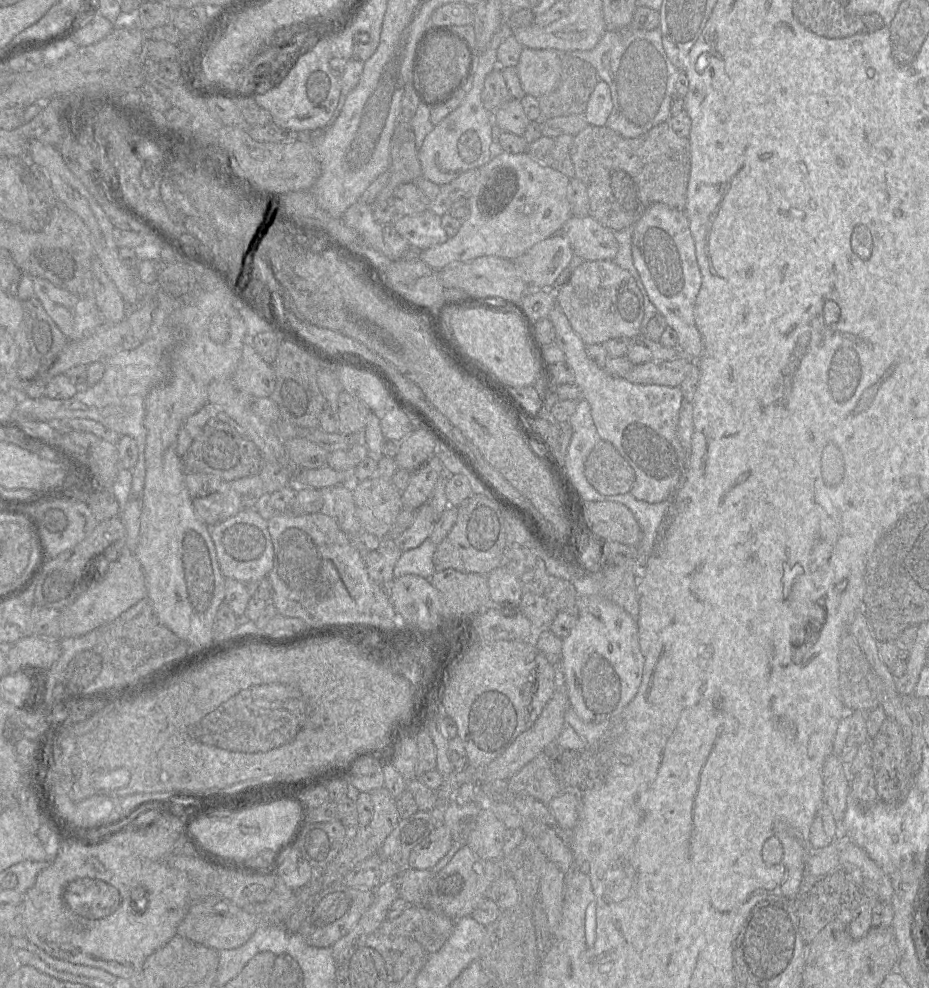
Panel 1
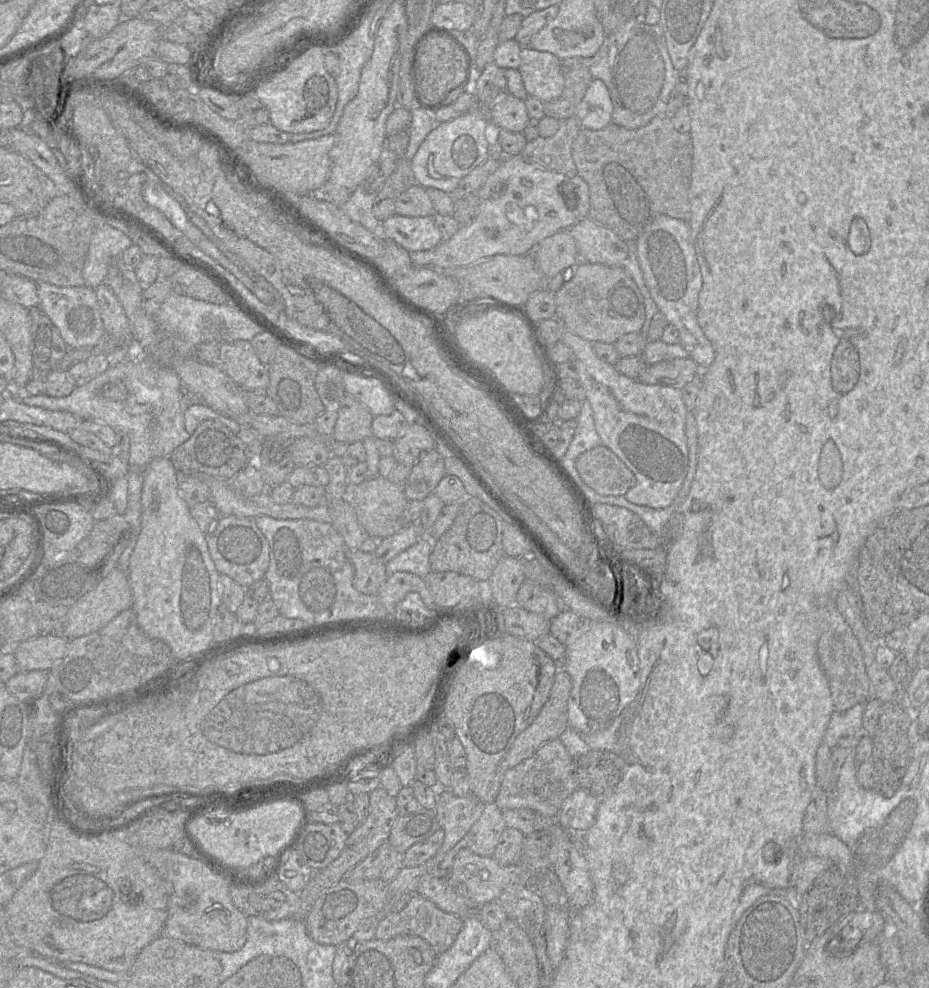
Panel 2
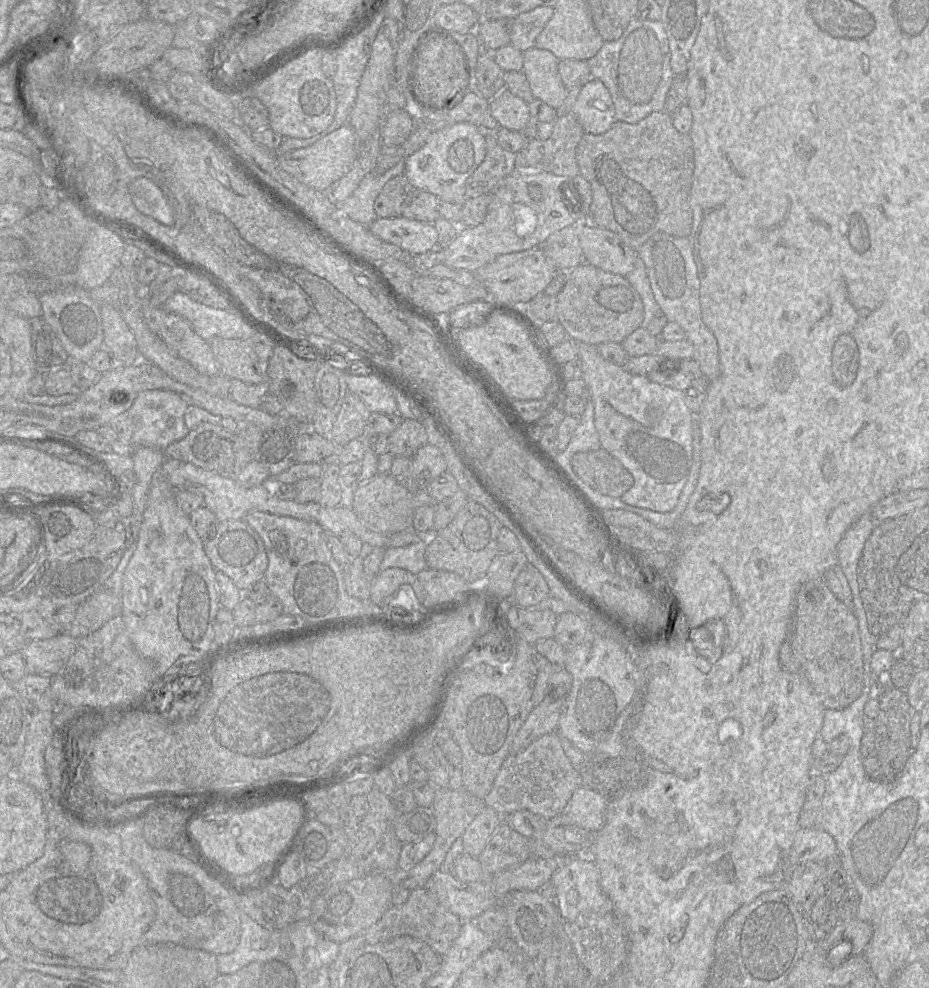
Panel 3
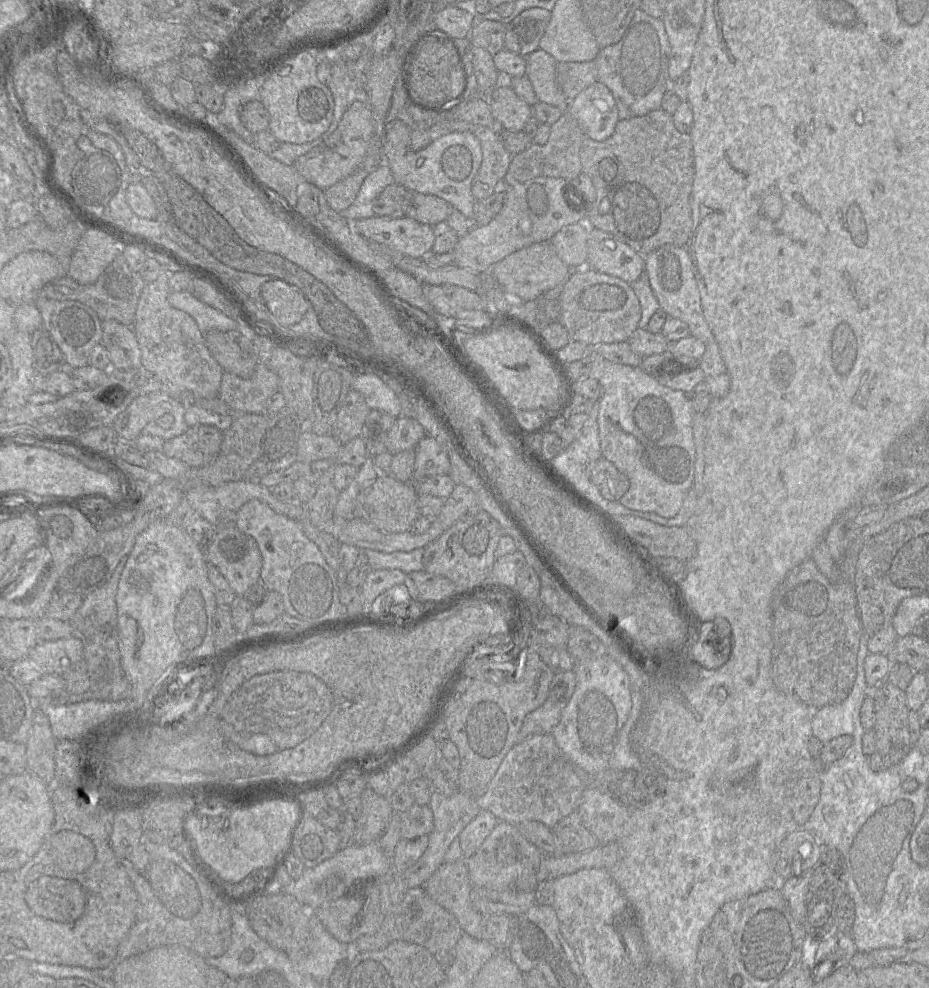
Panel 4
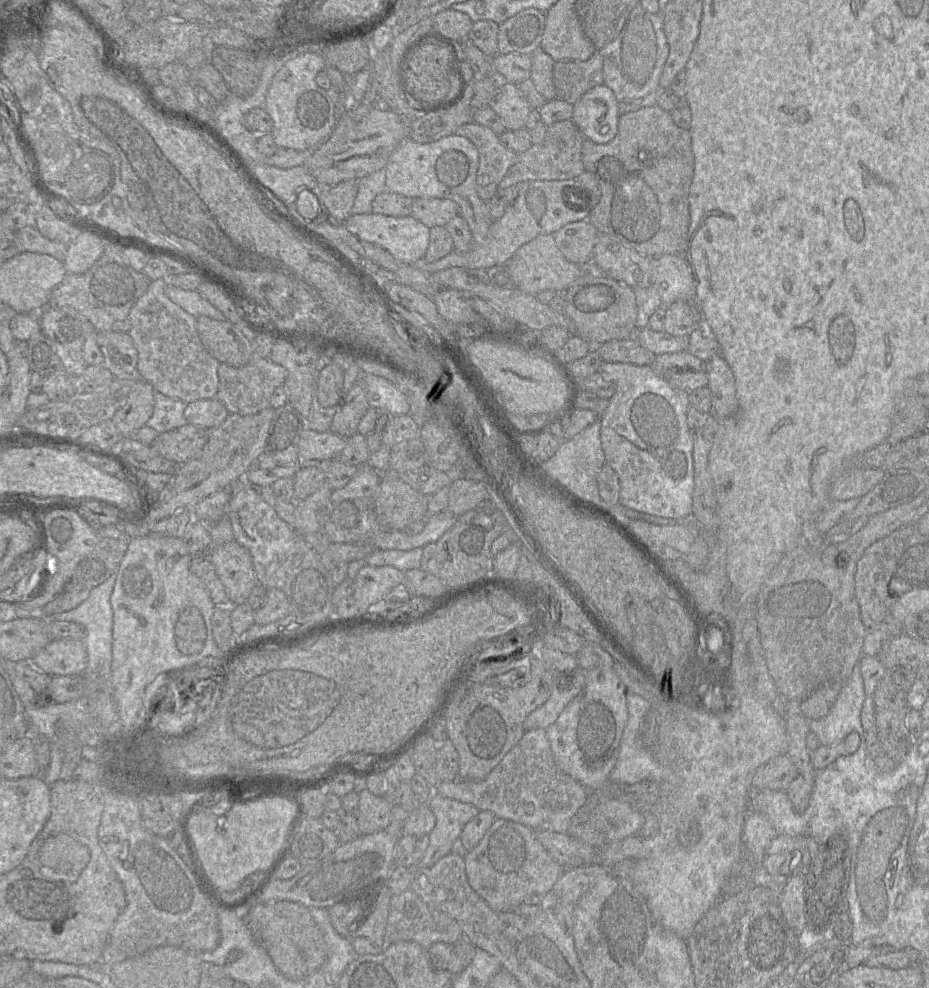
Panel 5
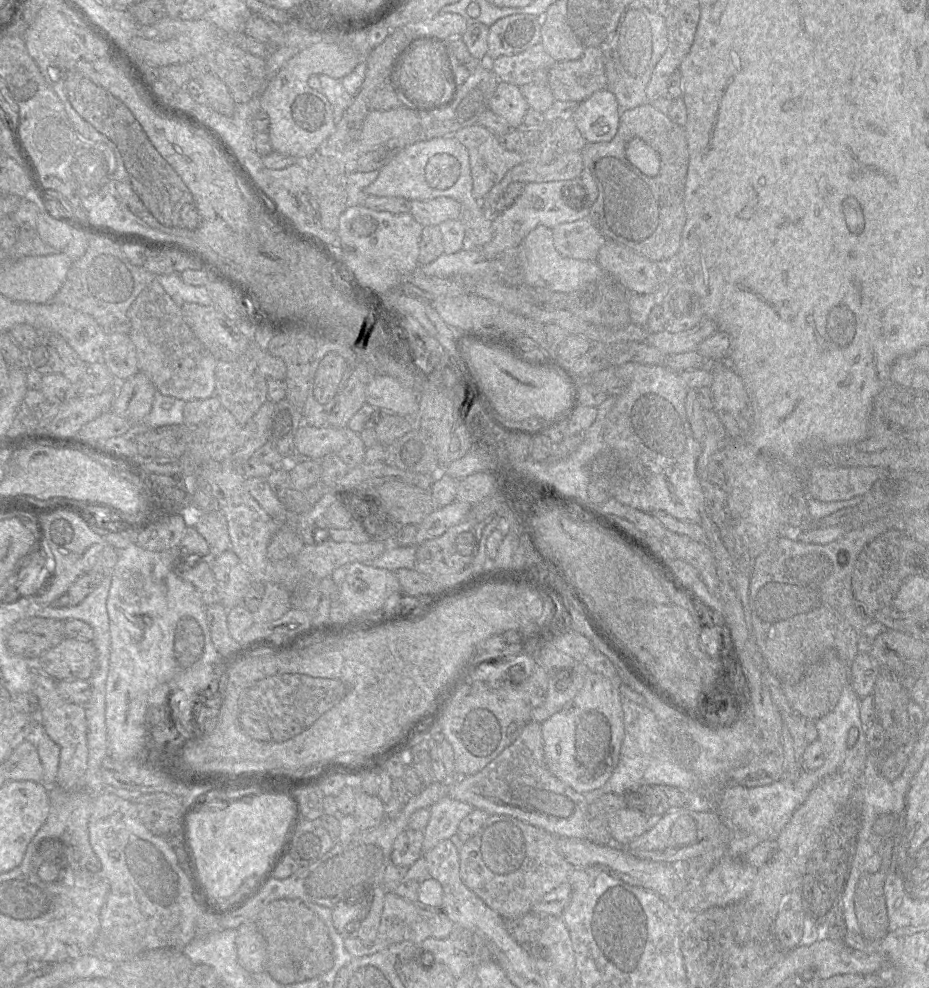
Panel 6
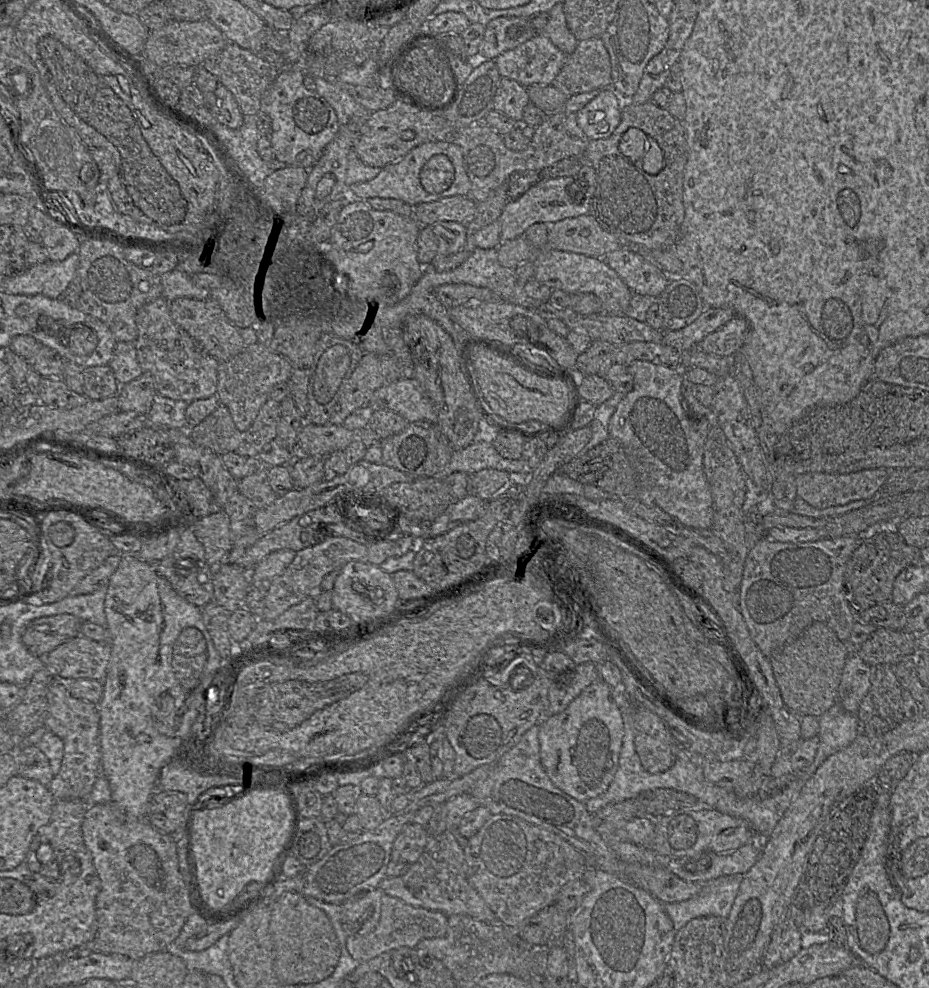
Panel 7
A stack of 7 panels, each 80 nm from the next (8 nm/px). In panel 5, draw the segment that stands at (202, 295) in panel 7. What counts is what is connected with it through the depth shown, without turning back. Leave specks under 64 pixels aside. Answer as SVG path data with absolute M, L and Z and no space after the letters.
M167 284L165 294L174 304L195 318L206 316L219 321L226 320L225 316L204 299L197 290L183 290Z

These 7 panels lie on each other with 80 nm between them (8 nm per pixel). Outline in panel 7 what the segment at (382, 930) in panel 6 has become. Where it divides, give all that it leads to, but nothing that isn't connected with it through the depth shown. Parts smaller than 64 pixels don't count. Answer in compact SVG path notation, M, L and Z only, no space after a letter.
M384 894L381 900L380 919L376 928L368 934L349 936L346 940L346 948L349 954L360 963L392 949L415 948L423 939L444 936L448 926L447 917L442 912L414 907L398 898Z

